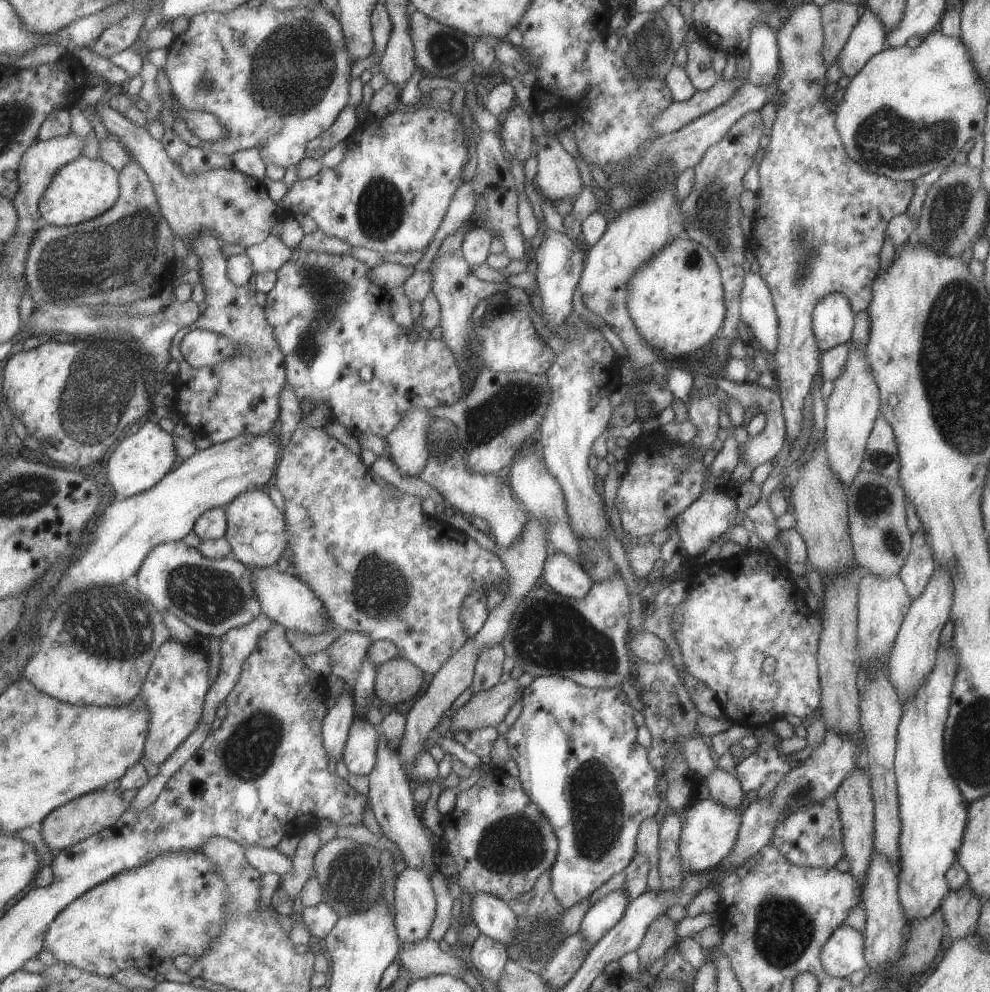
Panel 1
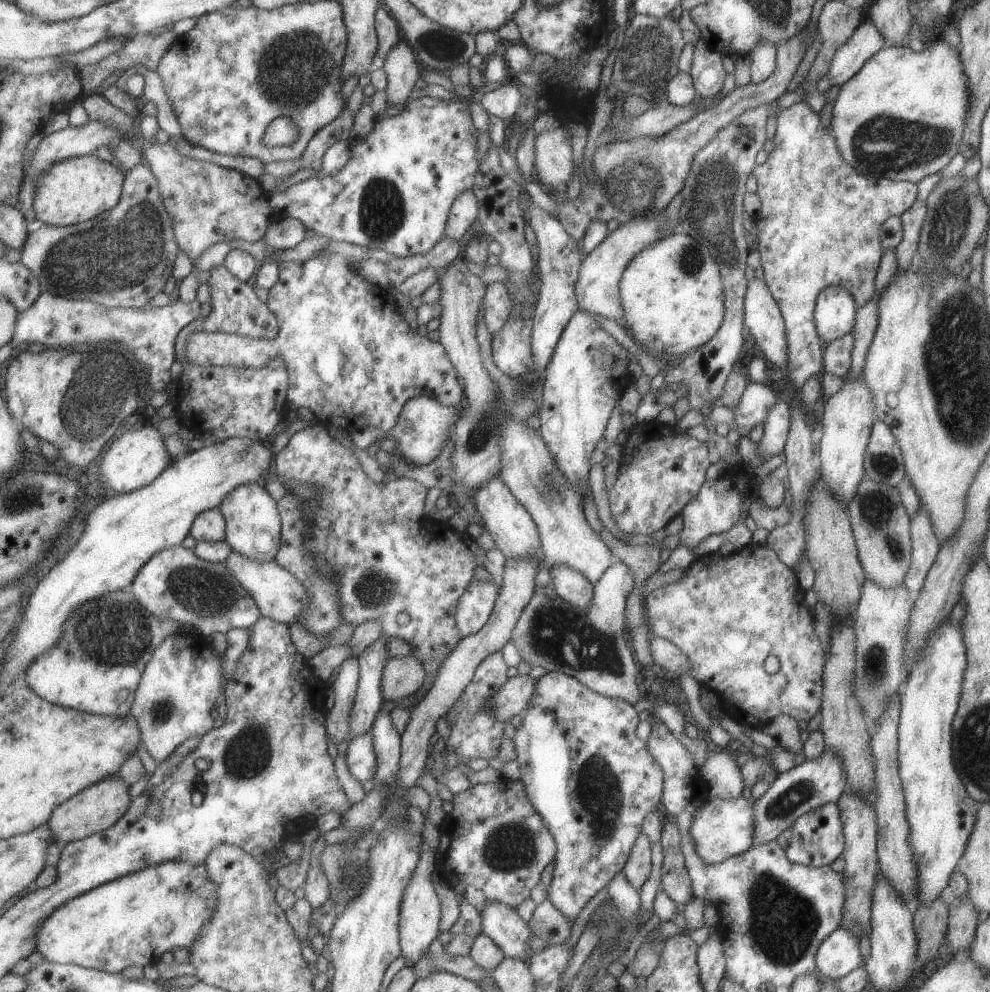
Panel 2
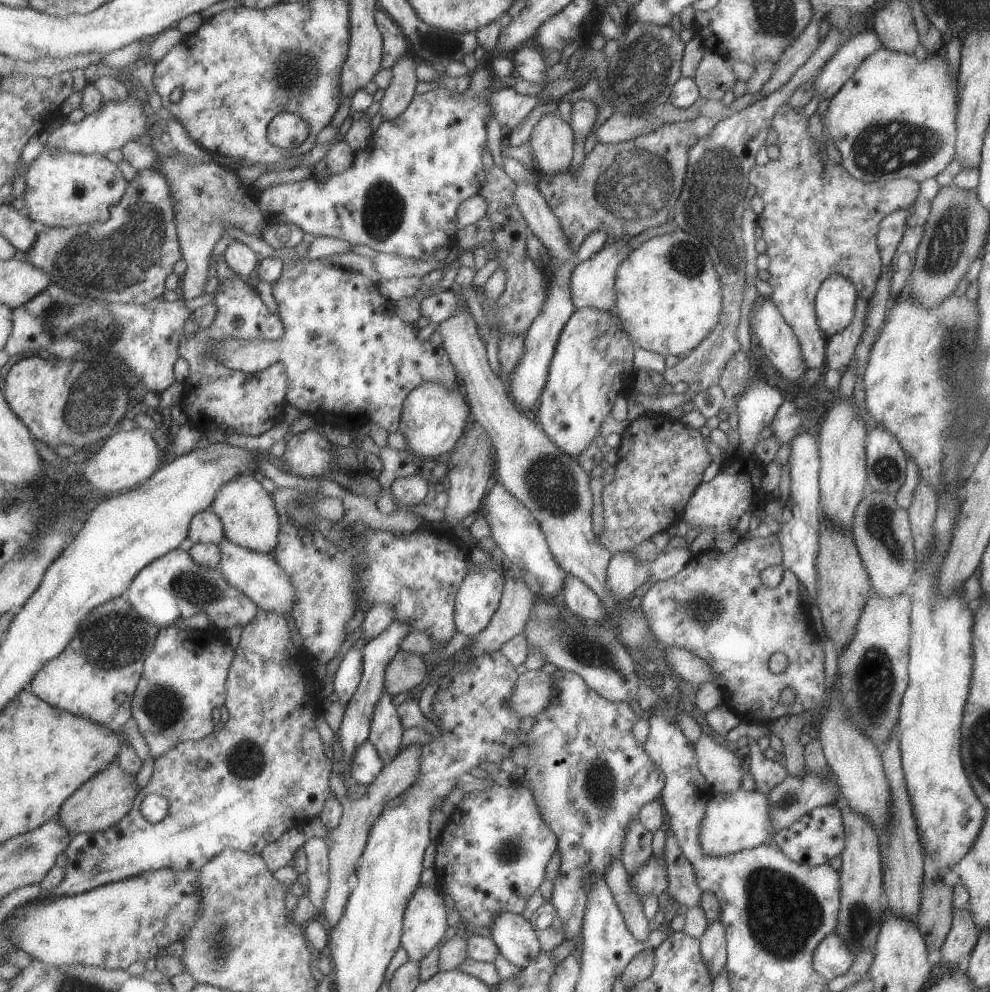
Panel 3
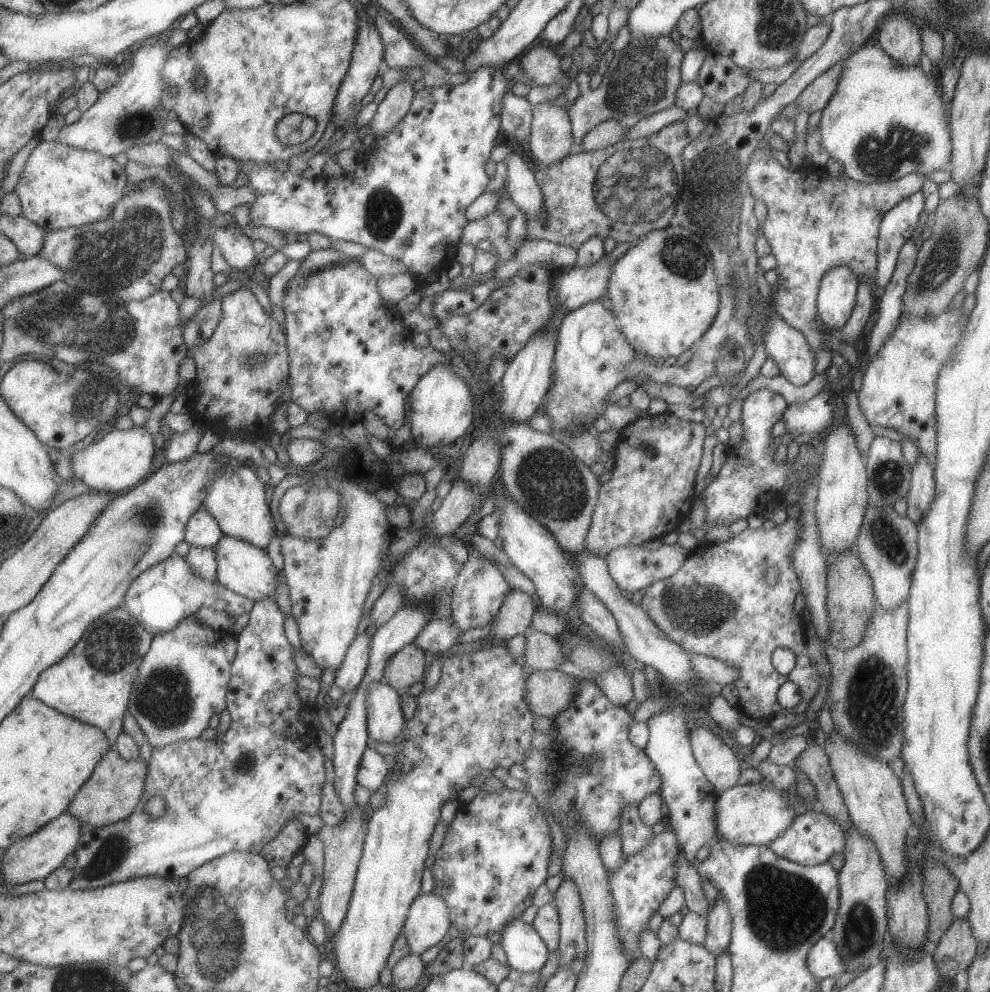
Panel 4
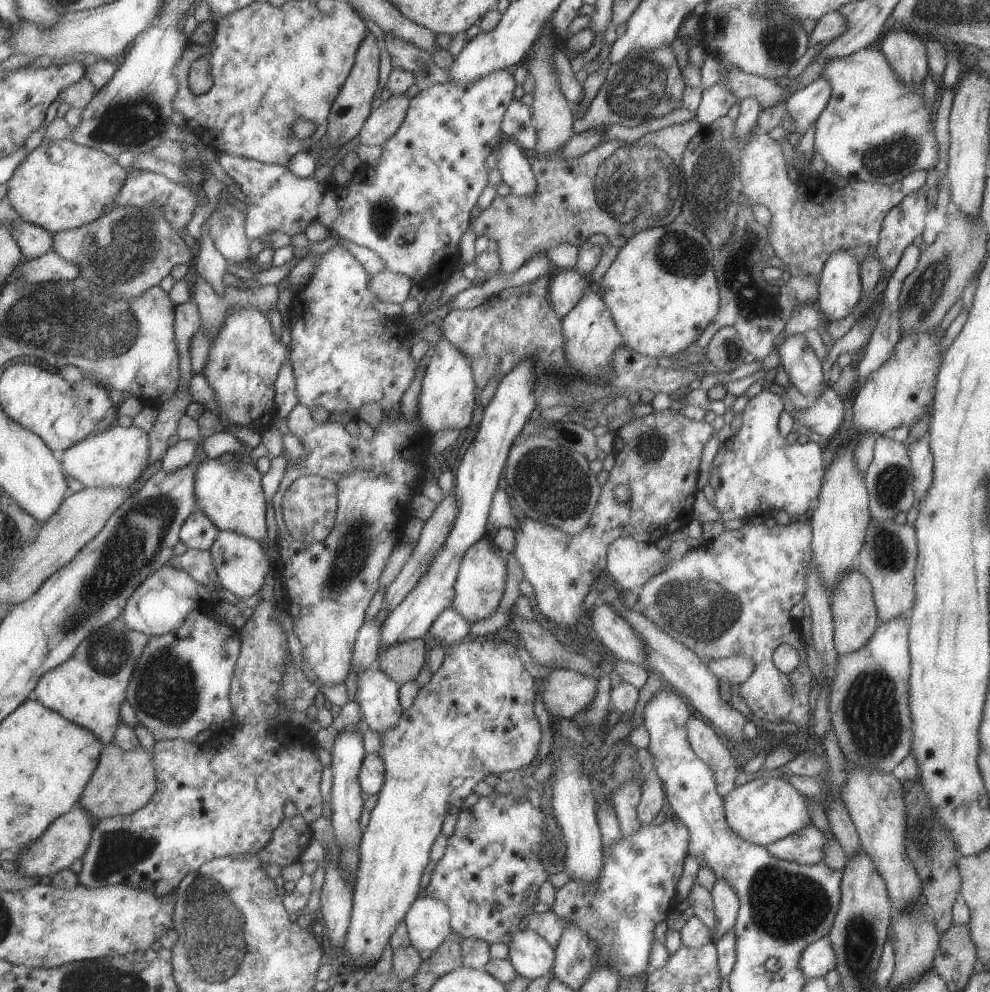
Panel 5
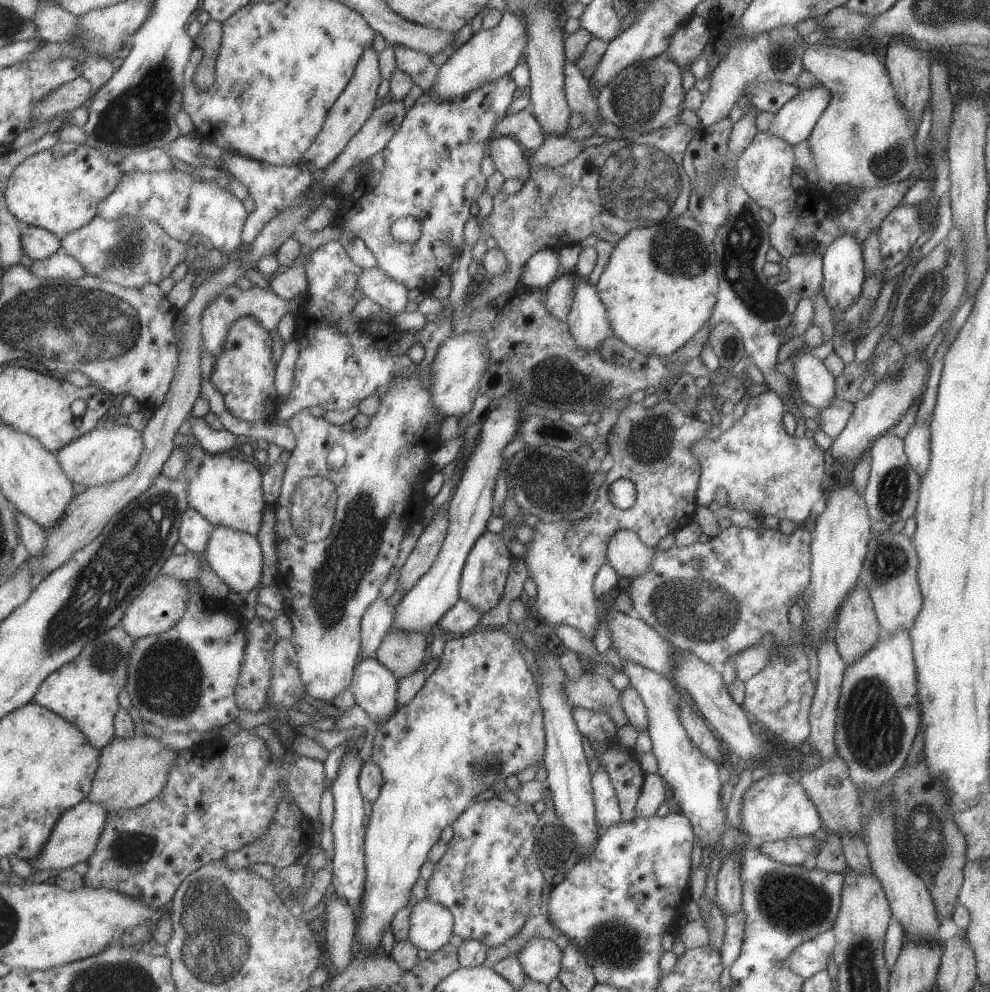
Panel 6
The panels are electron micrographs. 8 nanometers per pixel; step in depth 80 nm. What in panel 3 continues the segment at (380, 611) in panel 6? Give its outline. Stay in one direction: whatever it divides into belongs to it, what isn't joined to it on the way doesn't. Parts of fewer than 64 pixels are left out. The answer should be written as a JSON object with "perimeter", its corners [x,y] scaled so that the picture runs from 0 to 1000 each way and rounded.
{"perimeter":[[[353,654],[345,662],[337,677],[333,689],[335,690],[340,708],[349,711],[355,701],[359,698],[362,688],[364,686],[365,677],[365,656],[364,654]]]}

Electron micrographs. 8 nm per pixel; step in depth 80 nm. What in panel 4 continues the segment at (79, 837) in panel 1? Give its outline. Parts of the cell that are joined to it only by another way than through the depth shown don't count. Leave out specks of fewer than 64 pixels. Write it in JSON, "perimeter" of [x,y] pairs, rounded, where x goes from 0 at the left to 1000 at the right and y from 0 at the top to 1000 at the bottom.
{"perimeter":[[[112,752],[112,756],[104,763],[104,766],[95,776],[93,783],[72,807],[70,818],[79,824],[84,835],[100,835],[111,832],[127,825],[136,819],[147,798],[147,784],[152,772],[141,764],[129,767],[122,762],[122,759]]]}

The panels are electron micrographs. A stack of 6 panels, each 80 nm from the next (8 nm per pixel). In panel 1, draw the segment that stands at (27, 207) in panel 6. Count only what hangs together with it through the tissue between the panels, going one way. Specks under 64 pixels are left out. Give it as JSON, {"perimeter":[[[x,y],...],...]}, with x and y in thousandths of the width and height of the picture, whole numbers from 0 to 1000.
{"perimeter":[[[84,157],[65,167],[55,179],[51,191],[40,204],[43,220],[49,227],[69,229],[79,227],[112,212],[121,199],[121,173],[104,160]]]}

